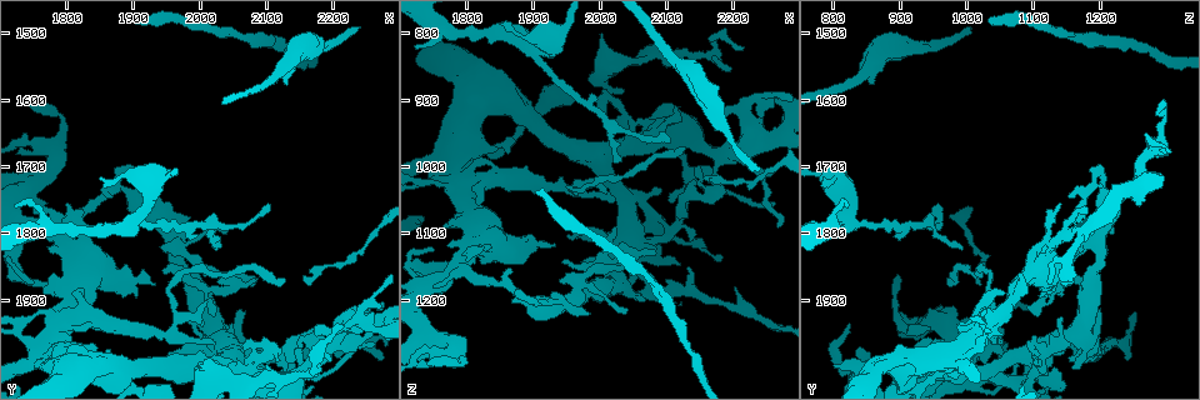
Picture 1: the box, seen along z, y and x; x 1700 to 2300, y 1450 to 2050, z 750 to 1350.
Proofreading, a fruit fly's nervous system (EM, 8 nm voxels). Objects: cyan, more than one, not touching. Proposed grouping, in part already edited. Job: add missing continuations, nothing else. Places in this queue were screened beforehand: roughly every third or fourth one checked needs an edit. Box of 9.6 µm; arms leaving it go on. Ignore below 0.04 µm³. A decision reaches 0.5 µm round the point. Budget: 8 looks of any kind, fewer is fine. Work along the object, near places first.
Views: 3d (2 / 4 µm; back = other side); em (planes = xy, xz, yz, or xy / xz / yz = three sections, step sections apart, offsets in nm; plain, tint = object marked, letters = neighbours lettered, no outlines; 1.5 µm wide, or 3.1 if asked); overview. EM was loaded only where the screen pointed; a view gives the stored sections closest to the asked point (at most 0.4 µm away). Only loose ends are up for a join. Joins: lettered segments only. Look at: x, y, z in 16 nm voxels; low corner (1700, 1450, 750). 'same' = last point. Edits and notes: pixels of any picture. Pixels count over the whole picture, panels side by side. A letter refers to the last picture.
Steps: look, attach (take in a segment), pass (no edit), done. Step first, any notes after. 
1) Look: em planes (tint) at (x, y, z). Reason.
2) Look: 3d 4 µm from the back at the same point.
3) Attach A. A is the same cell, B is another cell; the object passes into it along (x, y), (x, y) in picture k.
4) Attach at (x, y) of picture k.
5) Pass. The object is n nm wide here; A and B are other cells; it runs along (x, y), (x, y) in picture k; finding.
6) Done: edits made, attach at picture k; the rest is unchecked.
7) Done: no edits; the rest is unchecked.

Look: 3d 4 µm at (2020, 1820, 990). Thin end.

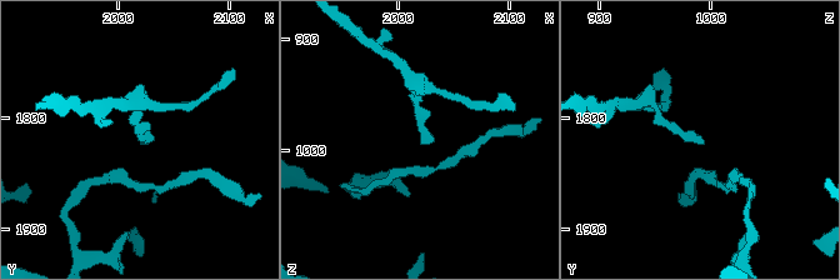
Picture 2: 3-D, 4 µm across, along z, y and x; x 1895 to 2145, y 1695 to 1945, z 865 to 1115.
Look: em planes (letters) at (2022, 1822, 996).

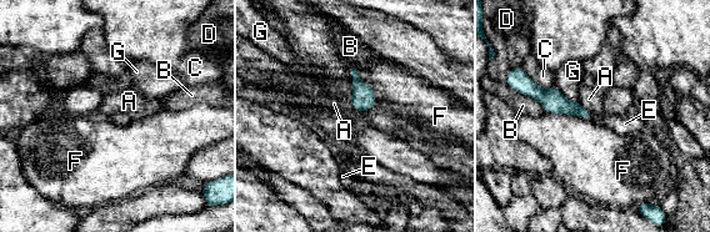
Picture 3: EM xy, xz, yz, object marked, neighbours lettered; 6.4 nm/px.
Attach E. E is the same cell, A, B, C, D, F and G are other cells; the object passes into it along (363, 99), (360, 110), (360, 122) in picture 3; it goes on there.

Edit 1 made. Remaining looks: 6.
Look: overview.

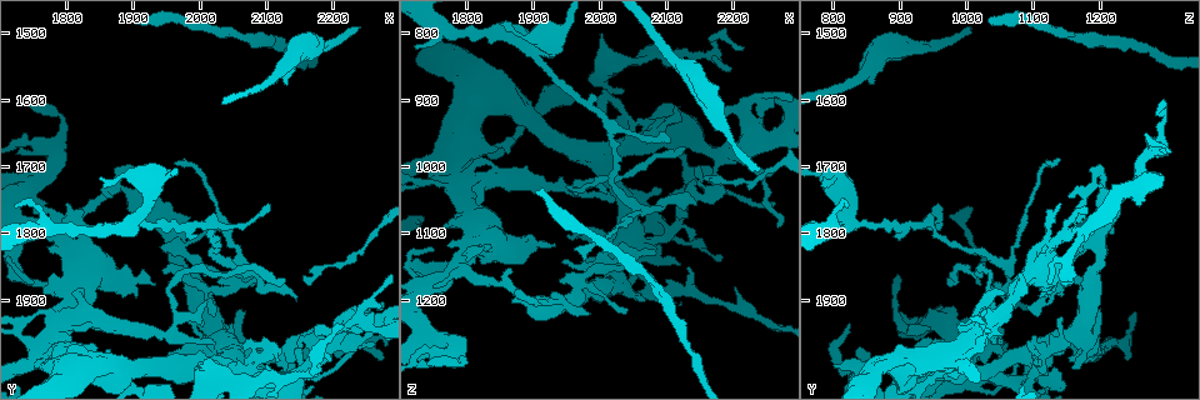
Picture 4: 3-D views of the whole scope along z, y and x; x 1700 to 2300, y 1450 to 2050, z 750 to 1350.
Look: em planes (letters) at (2275, 1920, 1085). Free end.

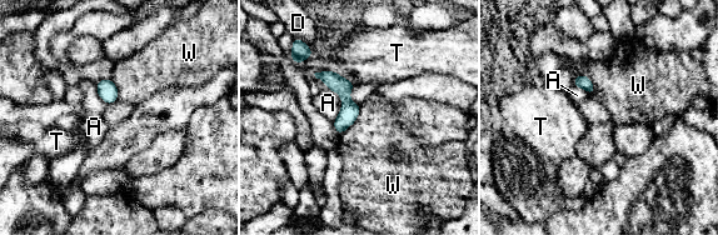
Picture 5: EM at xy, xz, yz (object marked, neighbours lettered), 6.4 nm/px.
Pass. A, D, T and W are other cells; it runs along (319, 75), (344, 94), (340, 129) in picture 5; no lettered segment goes on from it.

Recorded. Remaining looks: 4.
Done: edits made, attach at picture 3; the rest is unchecked.

